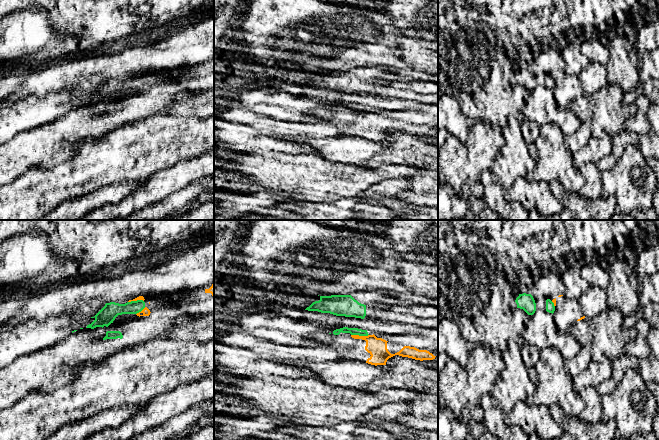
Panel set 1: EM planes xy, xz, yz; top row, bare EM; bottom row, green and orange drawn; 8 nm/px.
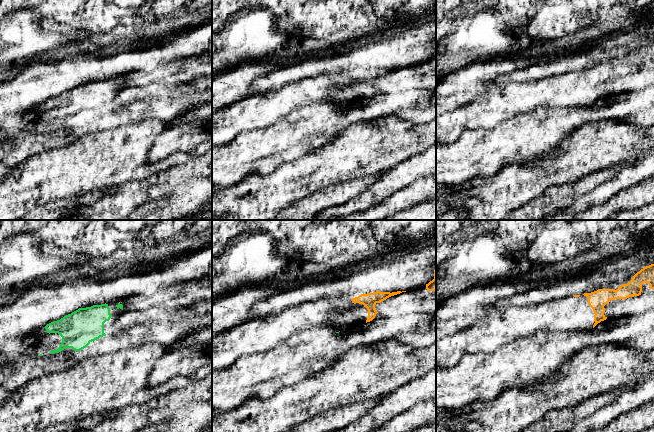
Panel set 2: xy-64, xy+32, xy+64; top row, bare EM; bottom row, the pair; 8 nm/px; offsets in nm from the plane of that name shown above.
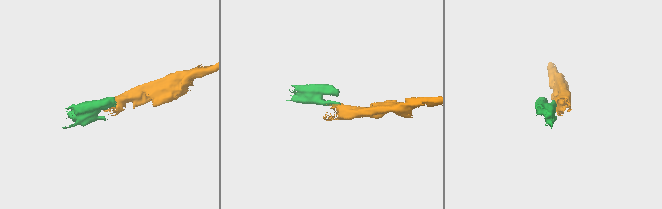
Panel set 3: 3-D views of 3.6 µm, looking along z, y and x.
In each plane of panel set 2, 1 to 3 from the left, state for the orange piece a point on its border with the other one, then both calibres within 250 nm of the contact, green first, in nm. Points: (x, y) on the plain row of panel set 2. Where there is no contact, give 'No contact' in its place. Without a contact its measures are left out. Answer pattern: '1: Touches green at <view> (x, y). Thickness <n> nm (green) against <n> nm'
1: No contact
2: No contact
3: No contact

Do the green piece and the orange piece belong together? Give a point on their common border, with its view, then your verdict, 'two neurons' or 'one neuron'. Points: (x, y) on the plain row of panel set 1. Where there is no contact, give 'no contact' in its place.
meets green in xz at (360, 111); two neurons

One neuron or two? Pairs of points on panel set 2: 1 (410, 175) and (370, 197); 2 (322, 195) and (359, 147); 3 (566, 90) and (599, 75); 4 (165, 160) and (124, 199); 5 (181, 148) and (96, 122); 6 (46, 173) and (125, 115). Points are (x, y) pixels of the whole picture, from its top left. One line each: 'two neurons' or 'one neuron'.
1: one neuron
2: two neurons
3: one neuron
4: two neurons
5: two neurons
6: two neurons

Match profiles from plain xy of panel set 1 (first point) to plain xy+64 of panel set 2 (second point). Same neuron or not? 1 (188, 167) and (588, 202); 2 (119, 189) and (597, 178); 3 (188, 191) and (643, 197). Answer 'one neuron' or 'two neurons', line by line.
1: one neuron
2: one neuron
3: one neuron

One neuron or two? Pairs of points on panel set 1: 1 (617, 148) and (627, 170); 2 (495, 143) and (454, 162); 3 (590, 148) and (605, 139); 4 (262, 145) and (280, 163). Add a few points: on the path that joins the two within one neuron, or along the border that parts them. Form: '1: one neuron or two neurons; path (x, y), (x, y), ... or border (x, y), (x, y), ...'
1: two neurons; border (644, 156), (630, 144), (611, 168), (602, 170)
2: one neuron; path (485, 146), (473, 158), (464, 161)
3: one neuron; path (594, 148), (601, 143)
4: two neurons; border (245, 152), (281, 151), (292, 154)

